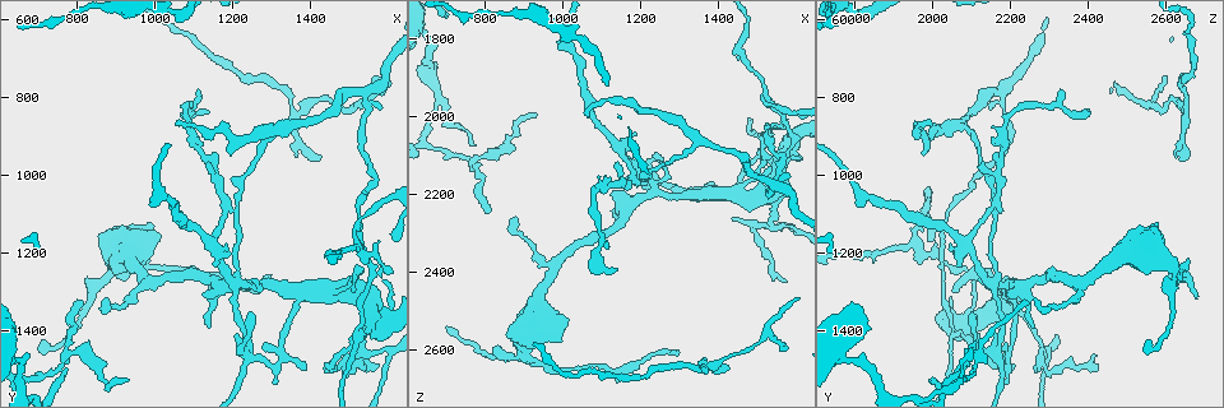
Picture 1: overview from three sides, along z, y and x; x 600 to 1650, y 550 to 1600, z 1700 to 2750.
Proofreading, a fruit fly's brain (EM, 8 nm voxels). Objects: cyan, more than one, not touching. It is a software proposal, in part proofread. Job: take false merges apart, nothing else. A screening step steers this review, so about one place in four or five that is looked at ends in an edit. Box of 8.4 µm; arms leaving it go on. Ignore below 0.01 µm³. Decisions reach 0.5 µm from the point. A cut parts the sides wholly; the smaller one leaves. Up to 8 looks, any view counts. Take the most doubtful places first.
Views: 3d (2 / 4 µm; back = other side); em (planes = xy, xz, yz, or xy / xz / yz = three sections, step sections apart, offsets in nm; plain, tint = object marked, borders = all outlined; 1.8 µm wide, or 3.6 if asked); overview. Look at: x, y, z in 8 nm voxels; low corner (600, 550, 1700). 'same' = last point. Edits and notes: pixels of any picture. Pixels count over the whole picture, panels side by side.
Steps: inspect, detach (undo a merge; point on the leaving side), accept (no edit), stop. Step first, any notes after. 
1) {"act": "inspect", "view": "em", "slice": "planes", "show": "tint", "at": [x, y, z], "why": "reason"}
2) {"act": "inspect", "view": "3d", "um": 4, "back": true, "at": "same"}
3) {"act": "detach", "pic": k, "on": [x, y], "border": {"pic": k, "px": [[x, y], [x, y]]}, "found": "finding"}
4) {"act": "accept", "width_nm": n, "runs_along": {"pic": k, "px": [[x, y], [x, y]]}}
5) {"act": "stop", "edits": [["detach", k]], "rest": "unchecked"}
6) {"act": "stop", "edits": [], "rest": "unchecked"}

{"act": "inspect", "view": "em", "slice": "planes", "show": "borders", "at": [1220, 1285, 2170], "why": "looks like a crossing"}

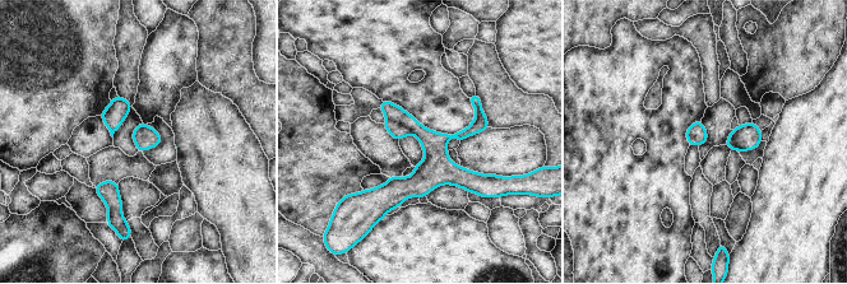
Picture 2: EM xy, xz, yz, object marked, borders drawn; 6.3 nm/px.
{"act": "detach", "pic": 2, "on": [397, 130], "border": {"pic": 2, "px": [[387, 117], [399, 121], [411, 133]]}, "found": "two neurons meet here"}

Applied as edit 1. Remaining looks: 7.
{"act": "inspect", "view": "overview"}

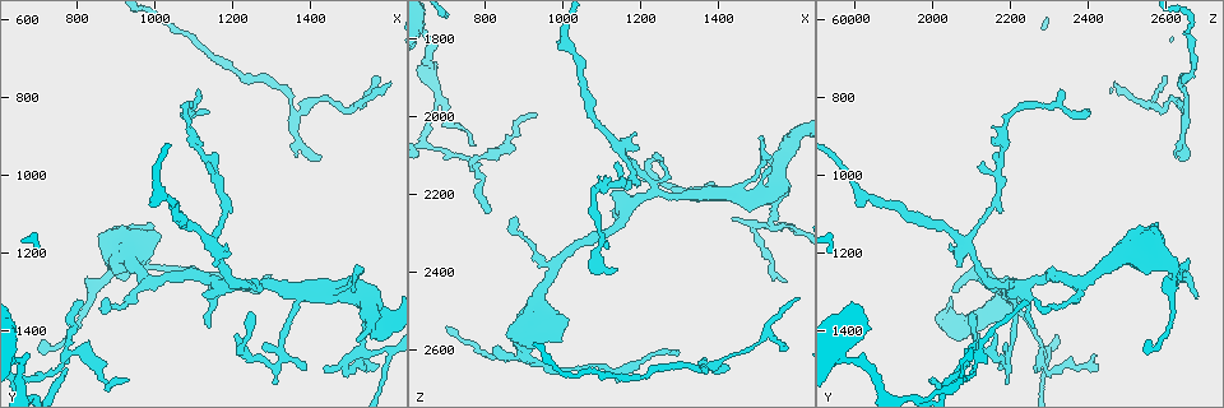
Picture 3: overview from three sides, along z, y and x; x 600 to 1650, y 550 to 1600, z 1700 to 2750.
{"act": "inspect", "view": "3d", "um": 4, "at": [770, 1465, 2120], "why": "sharp bend"}

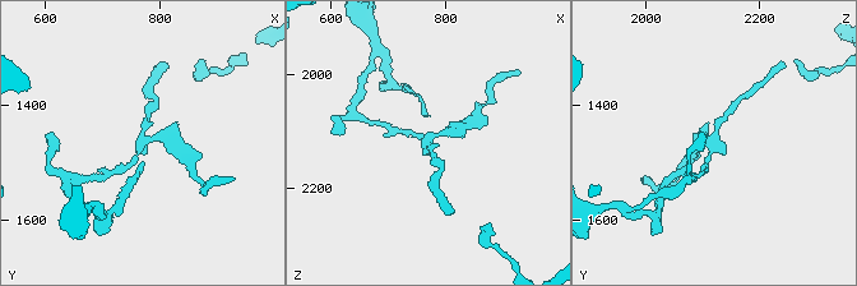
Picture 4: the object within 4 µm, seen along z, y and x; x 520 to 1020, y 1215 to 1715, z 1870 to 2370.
{"act": "inspect", "view": "em", "slice": "xy", "step": 8, "show": "tint", "at": [770, 1470, 2120], "arms": 3, "why": "now the EM"}

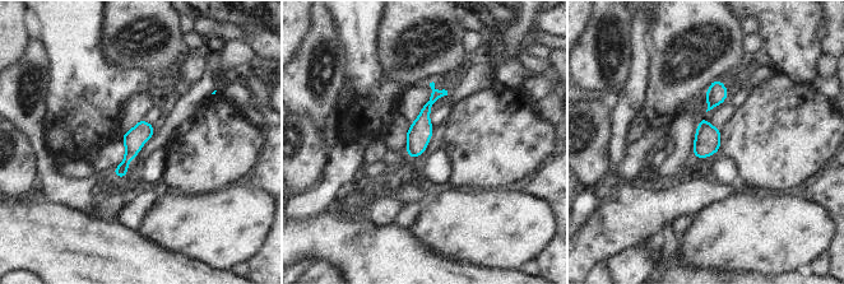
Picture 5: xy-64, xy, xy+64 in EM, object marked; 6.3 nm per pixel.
{"act": "inspect", "view": "em", "slice": "planes", "show": "borders", "at": "same"}

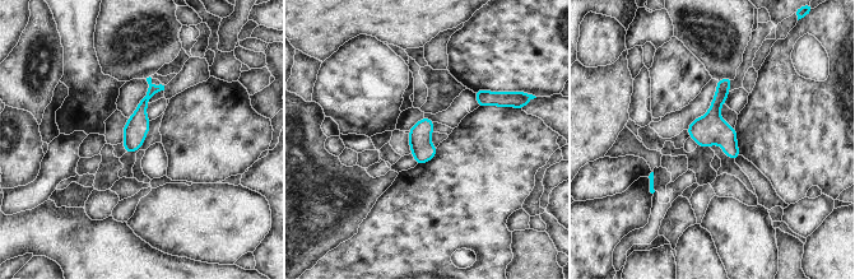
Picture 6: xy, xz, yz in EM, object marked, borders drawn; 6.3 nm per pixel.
{"act": "accept", "runs_along": {"pic": 6, "px": [[157, 88], [142, 105], [129, 149]]}, "found": "all the same neuron"}

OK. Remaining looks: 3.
{"act": "stop", "edits": [["detach", 2]], "rest": "unchecked"}

